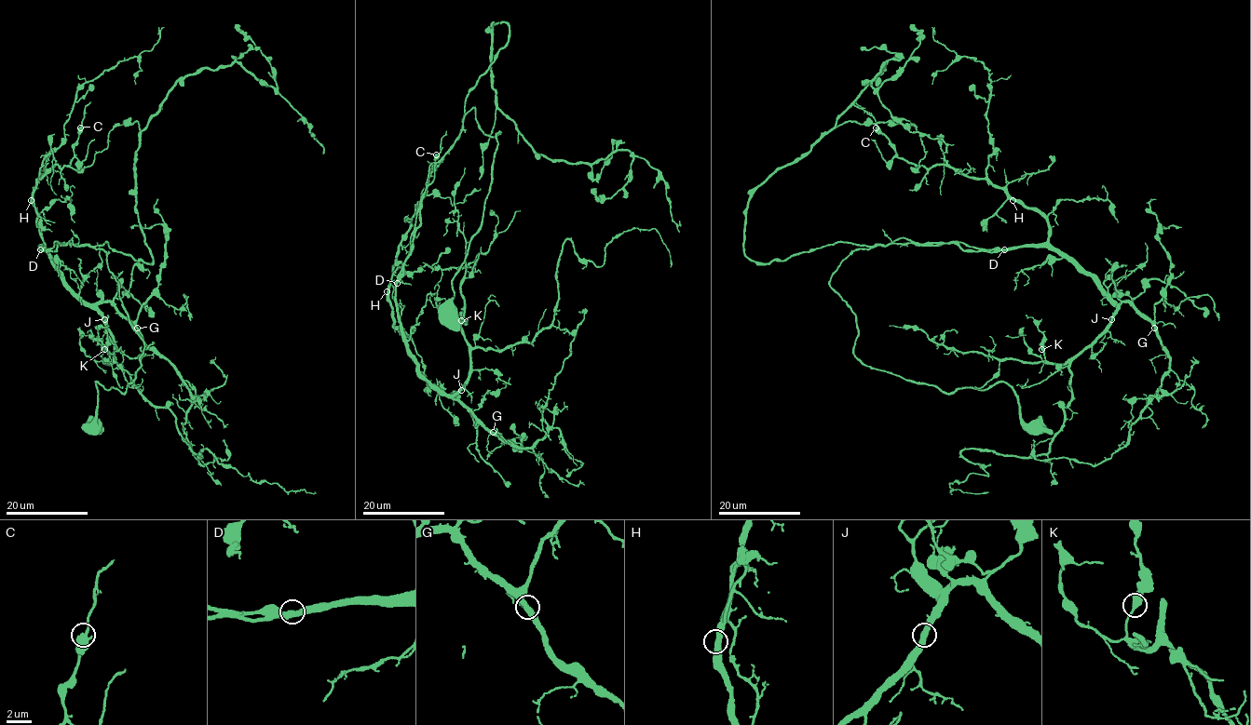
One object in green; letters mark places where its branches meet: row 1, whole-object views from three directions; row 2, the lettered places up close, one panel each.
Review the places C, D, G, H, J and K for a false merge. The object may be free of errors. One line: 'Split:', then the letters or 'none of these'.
Split: none of these

